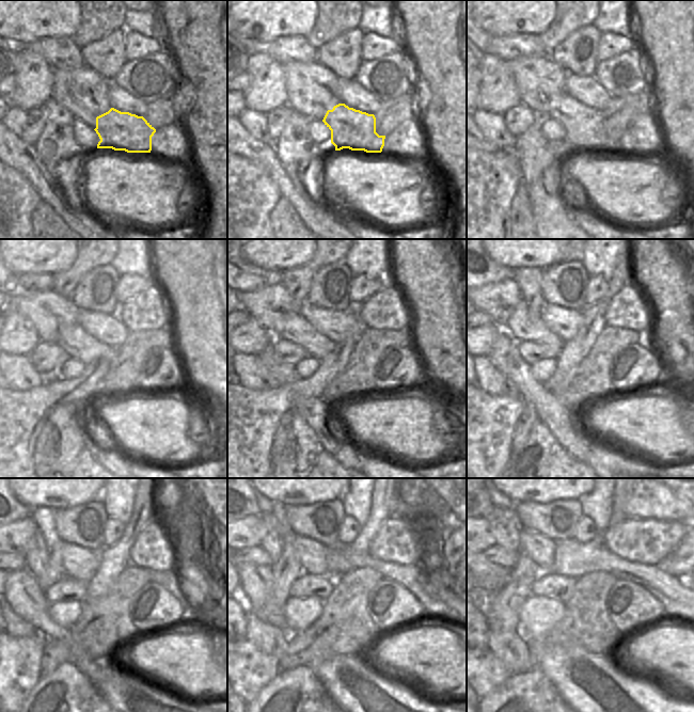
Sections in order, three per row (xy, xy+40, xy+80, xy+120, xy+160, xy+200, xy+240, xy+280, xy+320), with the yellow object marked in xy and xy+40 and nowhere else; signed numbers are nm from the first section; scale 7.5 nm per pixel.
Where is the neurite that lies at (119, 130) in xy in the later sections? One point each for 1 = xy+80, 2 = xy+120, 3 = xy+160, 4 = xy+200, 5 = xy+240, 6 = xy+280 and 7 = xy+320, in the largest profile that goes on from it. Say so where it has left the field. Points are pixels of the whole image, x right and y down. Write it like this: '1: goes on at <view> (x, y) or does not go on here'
1: goes on at xy+80 (583, 125)
2: goes on at xy+120 (75, 342)
3: goes on at xy+160 (318, 346)
4: goes on at xy+200 (520, 326)
5: goes on at xy+240 (35, 558)
6: goes on at xy+280 (272, 542)
7: goes on at xy+320 (505, 525)

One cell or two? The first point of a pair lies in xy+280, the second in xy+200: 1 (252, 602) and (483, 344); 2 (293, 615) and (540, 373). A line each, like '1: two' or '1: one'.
1: two
2: one

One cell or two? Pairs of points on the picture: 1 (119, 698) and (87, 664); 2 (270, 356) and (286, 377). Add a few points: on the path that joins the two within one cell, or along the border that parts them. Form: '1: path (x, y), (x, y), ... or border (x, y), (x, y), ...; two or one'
1: border (103, 657), (99, 682), (96, 686); two
2: path (271, 361), (281, 372); one

